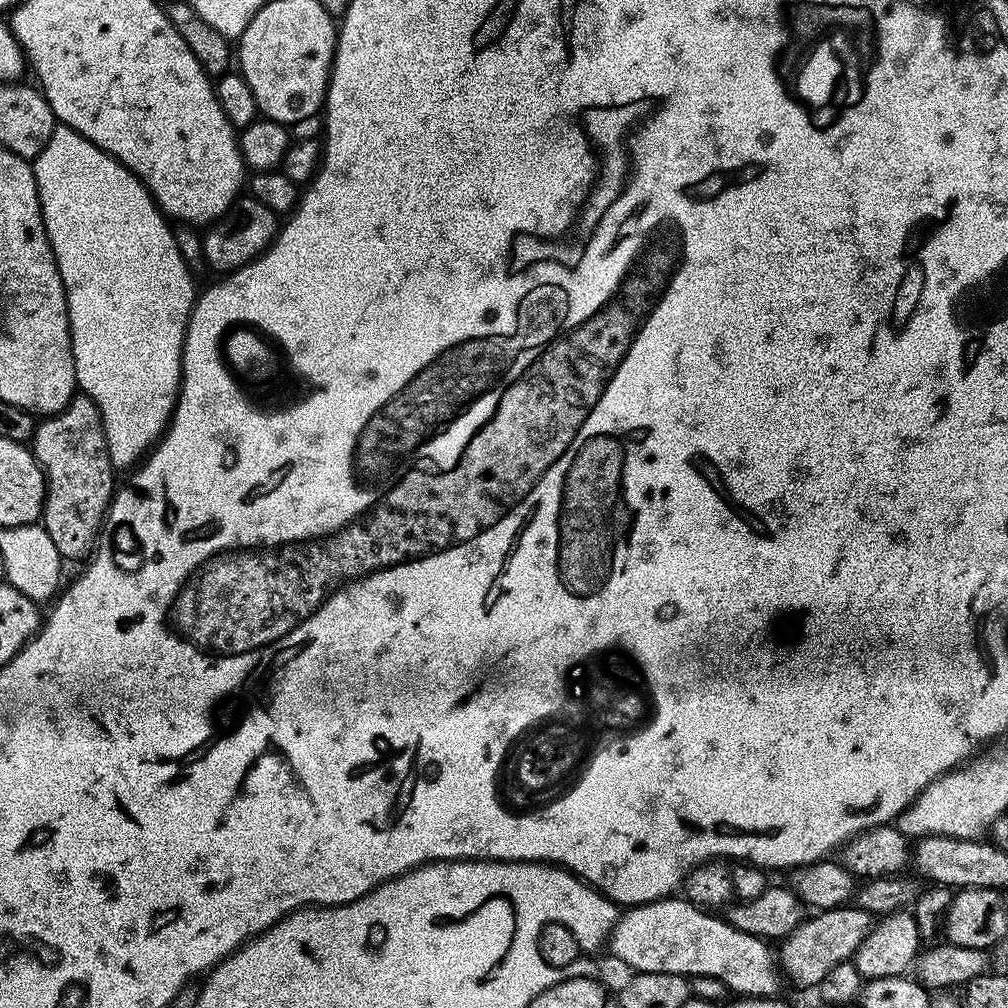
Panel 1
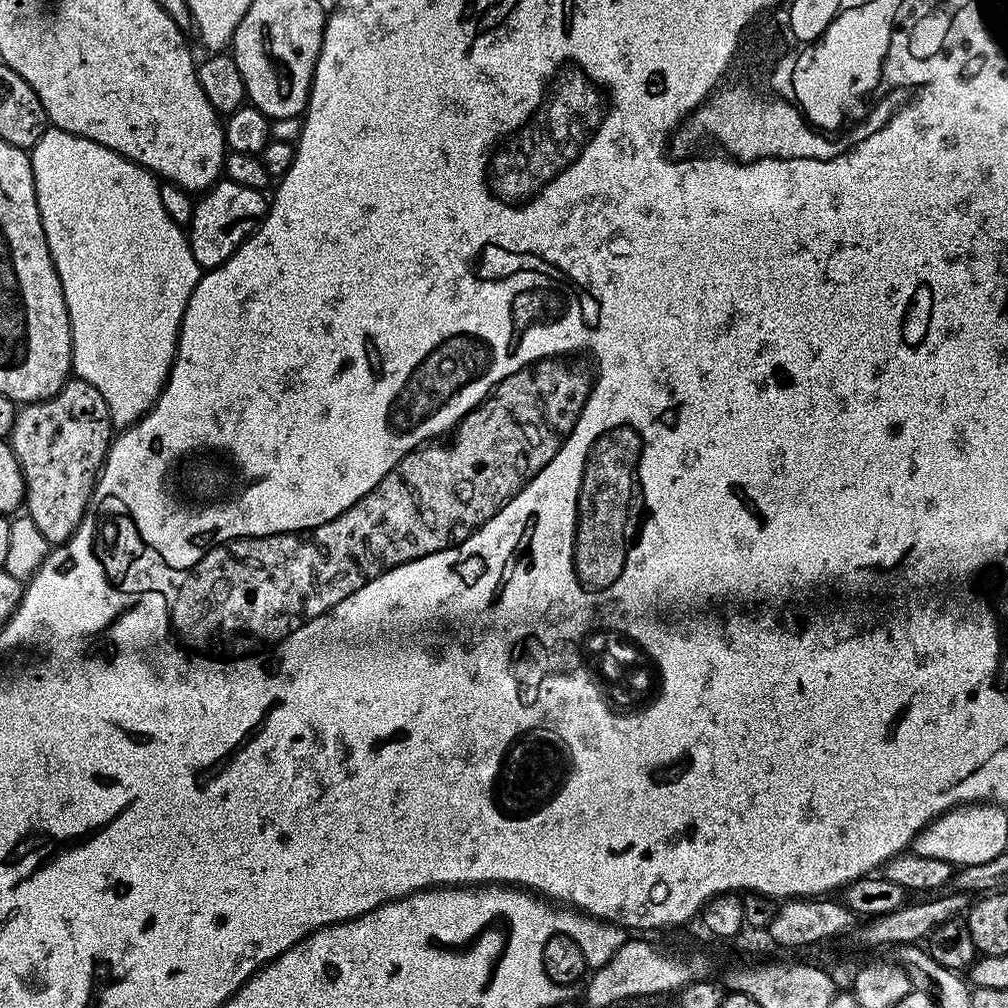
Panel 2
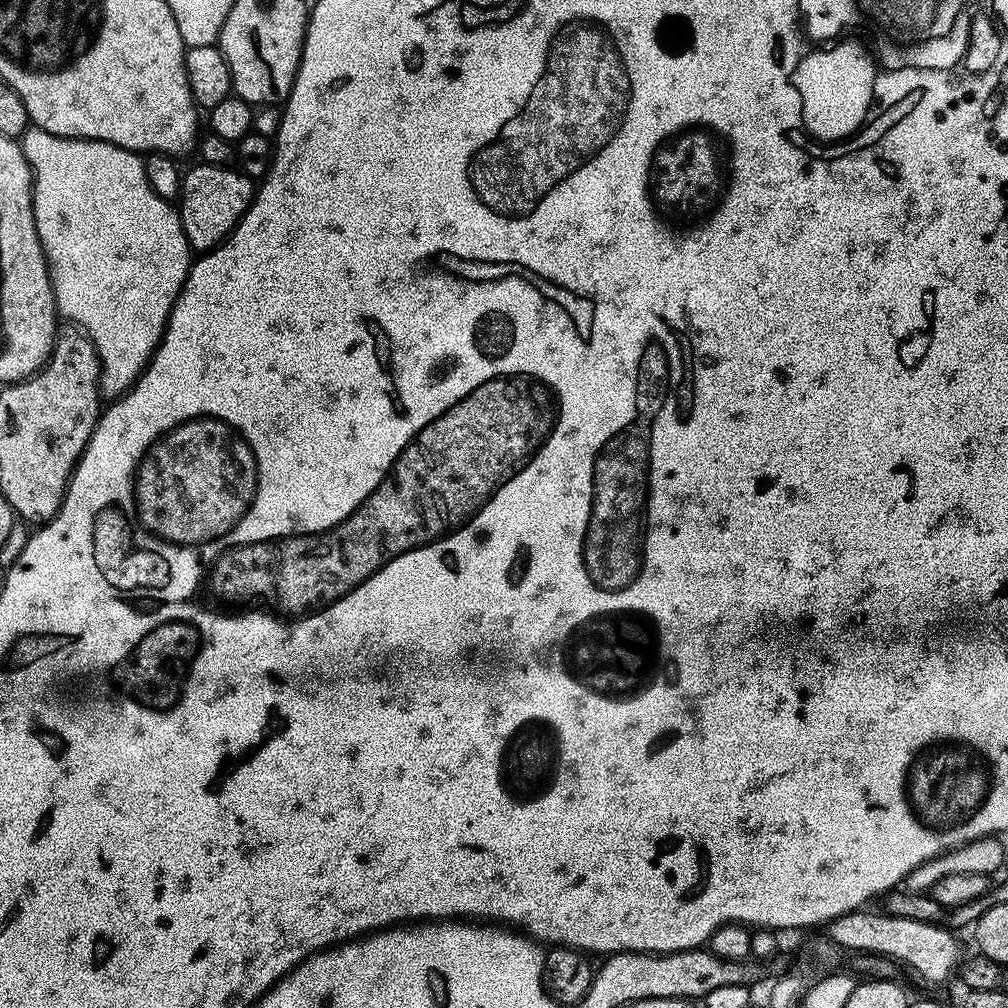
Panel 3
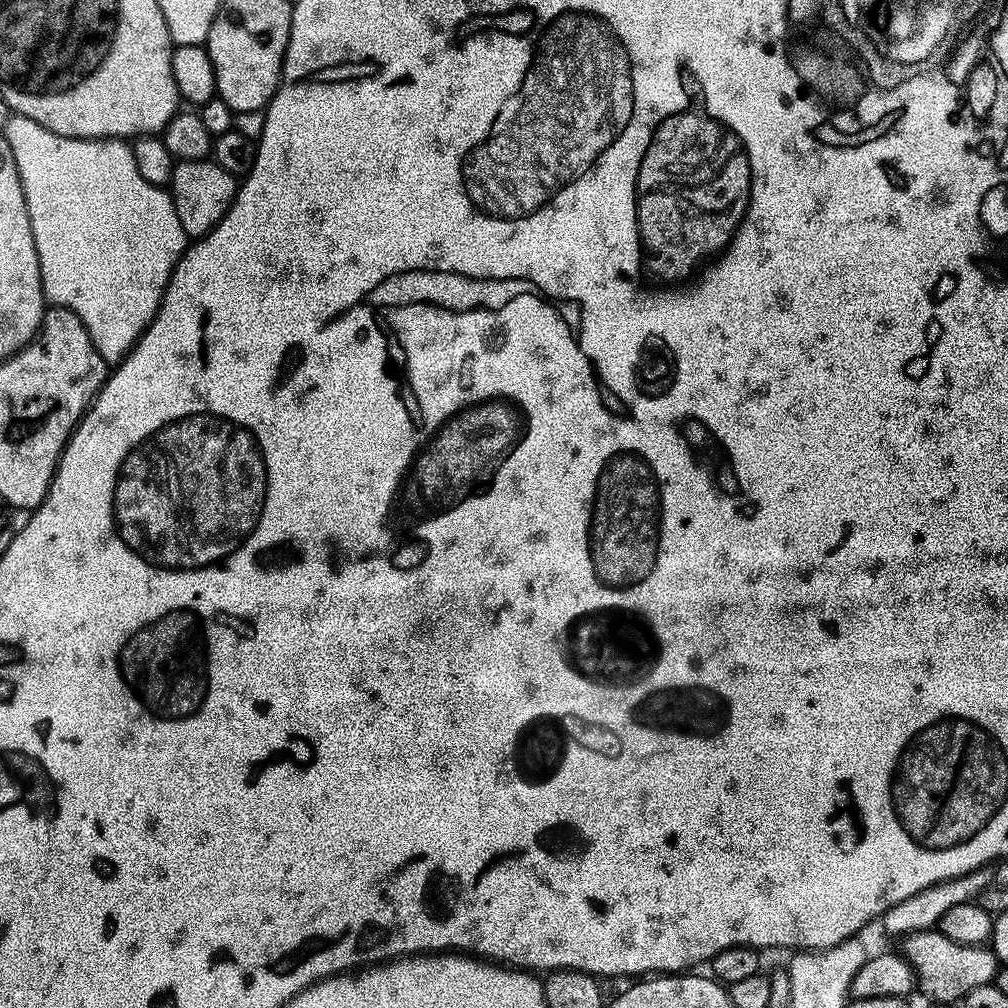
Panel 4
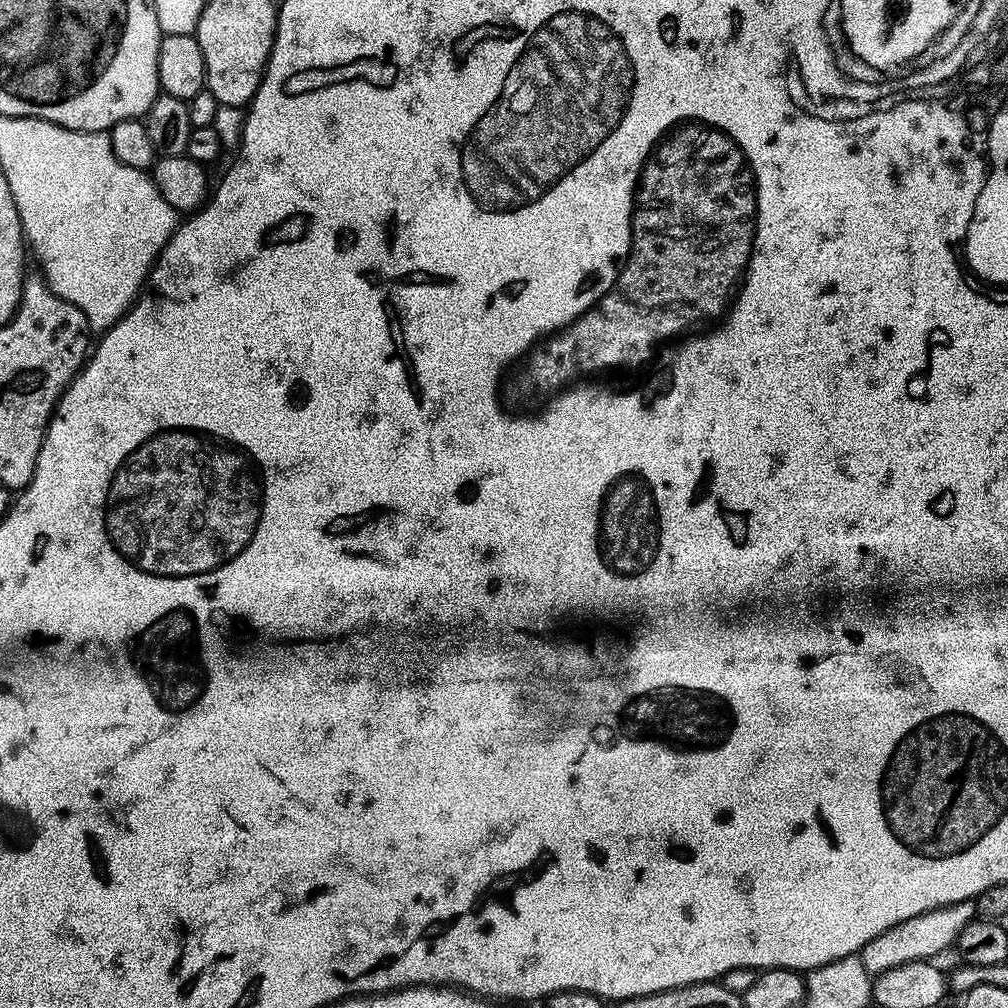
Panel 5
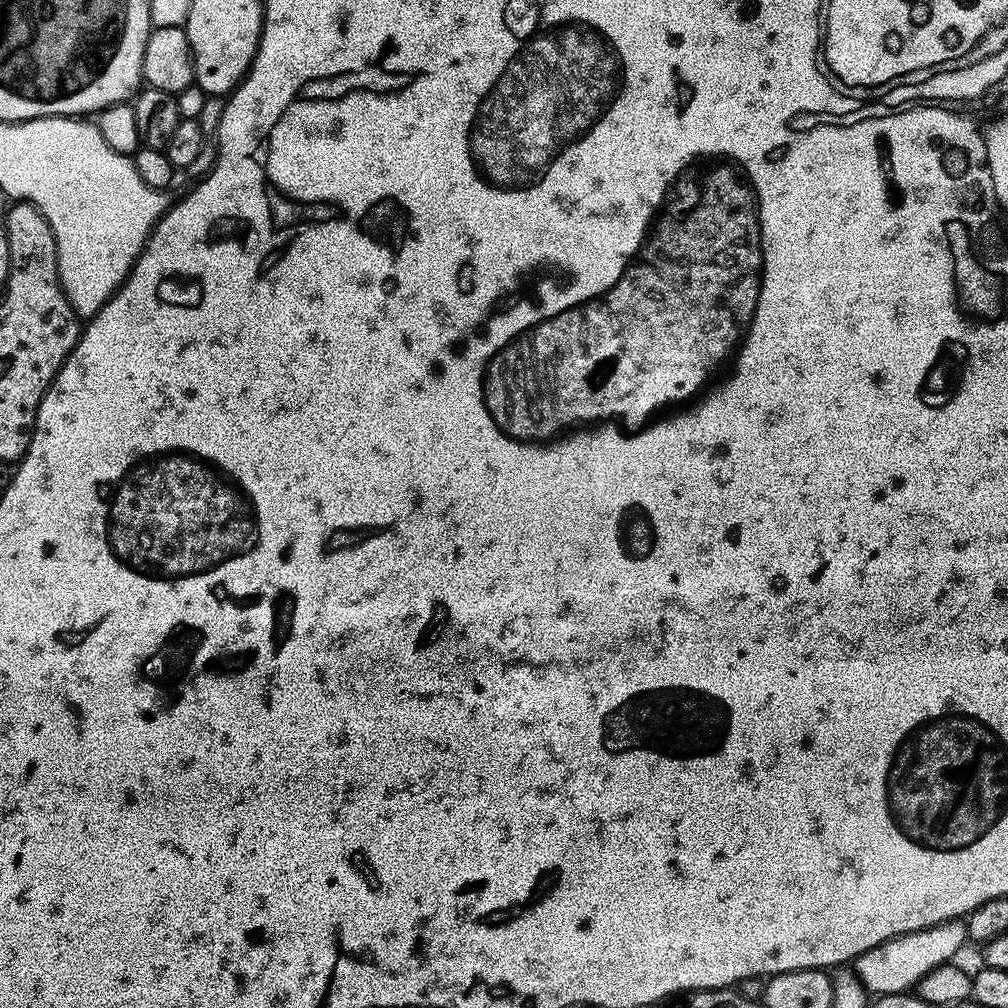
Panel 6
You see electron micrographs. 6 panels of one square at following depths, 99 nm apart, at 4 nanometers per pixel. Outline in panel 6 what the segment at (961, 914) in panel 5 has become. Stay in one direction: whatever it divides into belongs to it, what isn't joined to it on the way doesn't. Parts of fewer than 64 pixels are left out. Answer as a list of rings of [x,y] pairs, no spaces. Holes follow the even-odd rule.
[[[959,919],[947,920],[944,924],[935,924],[933,928],[923,928],[905,936],[896,936],[884,944],[874,946],[857,956],[854,961],[854,971],[868,994],[877,997],[907,993],[919,985],[930,970],[949,963],[952,956],[963,944],[967,945],[968,924]]]

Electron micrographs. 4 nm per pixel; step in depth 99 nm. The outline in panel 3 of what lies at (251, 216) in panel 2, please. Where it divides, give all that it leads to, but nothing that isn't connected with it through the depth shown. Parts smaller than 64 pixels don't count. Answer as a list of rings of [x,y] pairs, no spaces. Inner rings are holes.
[[[196,162],[192,169],[183,173],[180,181],[178,211],[182,230],[188,239],[188,247],[193,253],[211,252],[231,234],[234,226],[246,214],[256,197],[257,185],[251,176],[232,166],[217,166]]]

